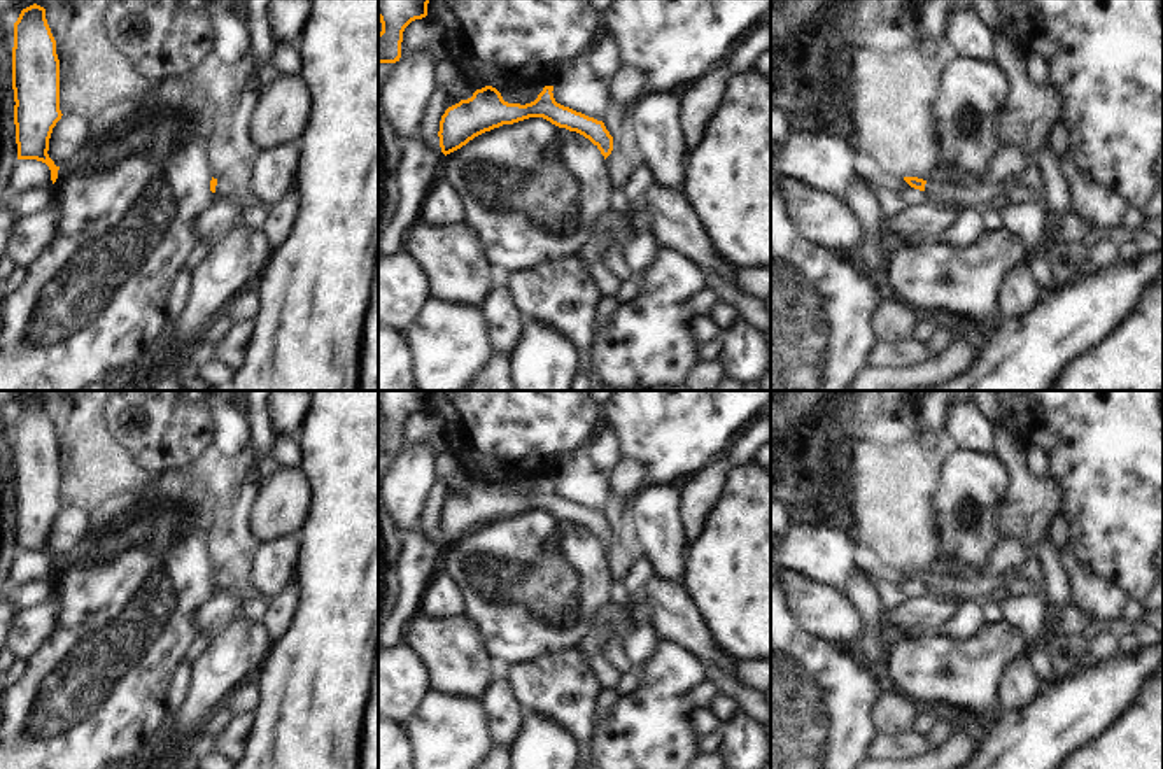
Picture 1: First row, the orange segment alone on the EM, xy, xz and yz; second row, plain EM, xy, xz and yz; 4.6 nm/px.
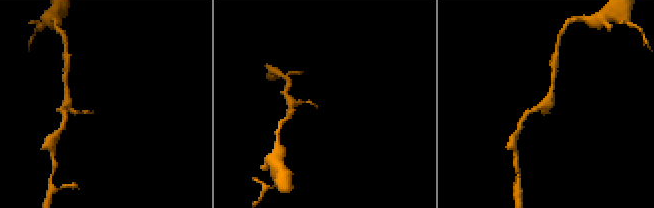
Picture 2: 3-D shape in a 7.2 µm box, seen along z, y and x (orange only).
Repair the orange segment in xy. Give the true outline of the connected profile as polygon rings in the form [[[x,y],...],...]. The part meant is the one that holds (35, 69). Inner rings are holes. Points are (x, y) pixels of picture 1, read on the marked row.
[[[33,4],[14,23],[12,89],[18,159],[49,166],[53,184],[60,166],[49,158],[49,138],[61,119],[60,60],[46,9]]]

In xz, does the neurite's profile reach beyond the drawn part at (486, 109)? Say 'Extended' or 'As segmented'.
Extended

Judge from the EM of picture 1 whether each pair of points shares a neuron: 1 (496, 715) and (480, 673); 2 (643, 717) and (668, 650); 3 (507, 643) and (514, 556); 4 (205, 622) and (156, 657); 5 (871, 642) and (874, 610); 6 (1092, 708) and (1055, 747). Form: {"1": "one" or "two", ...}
{"1": "two", "2": "one", "3": "one", "4": "two", "5": "one", "6": "one"}

